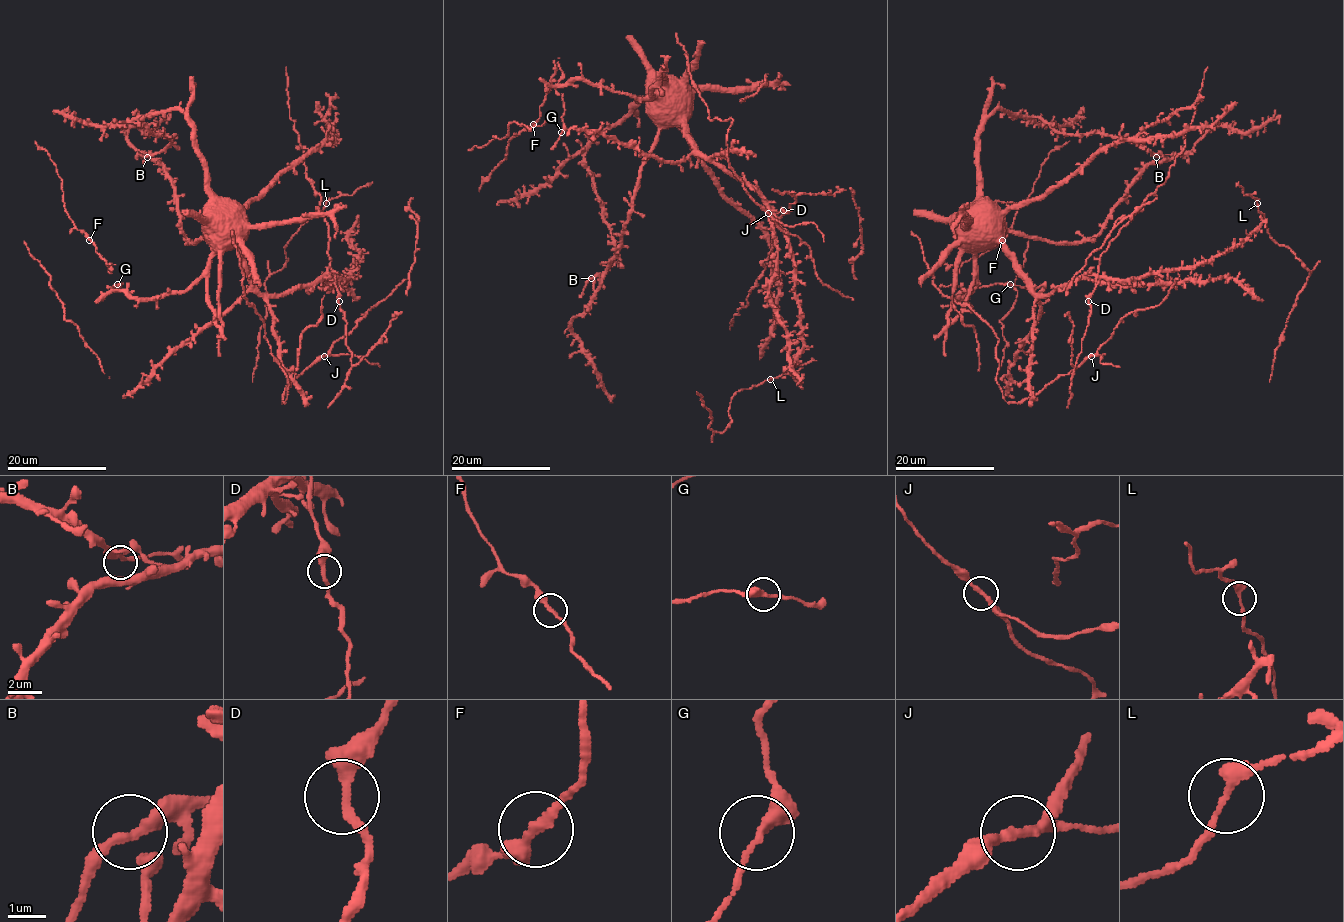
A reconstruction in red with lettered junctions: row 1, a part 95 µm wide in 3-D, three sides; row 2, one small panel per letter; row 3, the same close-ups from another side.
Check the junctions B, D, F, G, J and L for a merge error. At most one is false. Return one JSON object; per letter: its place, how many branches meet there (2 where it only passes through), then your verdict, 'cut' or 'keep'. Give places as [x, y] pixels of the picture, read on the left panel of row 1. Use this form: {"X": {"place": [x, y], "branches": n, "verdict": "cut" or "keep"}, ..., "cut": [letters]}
{"B": {"place": [147, 157], "branches": 2, "verdict": "keep"}, "D": {"place": [339, 301], "branches": 2, "verdict": "keep"}, "F": {"place": [89, 240], "branches": 2, "verdict": "keep"}, "G": {"place": [117, 284], "branches": 2, "verdict": "keep"}, "J": {"place": [324, 356], "branches": 2, "verdict": "keep"}, "L": {"place": [326, 203], "branches": 2, "verdict": "keep"}, "cut": []}

